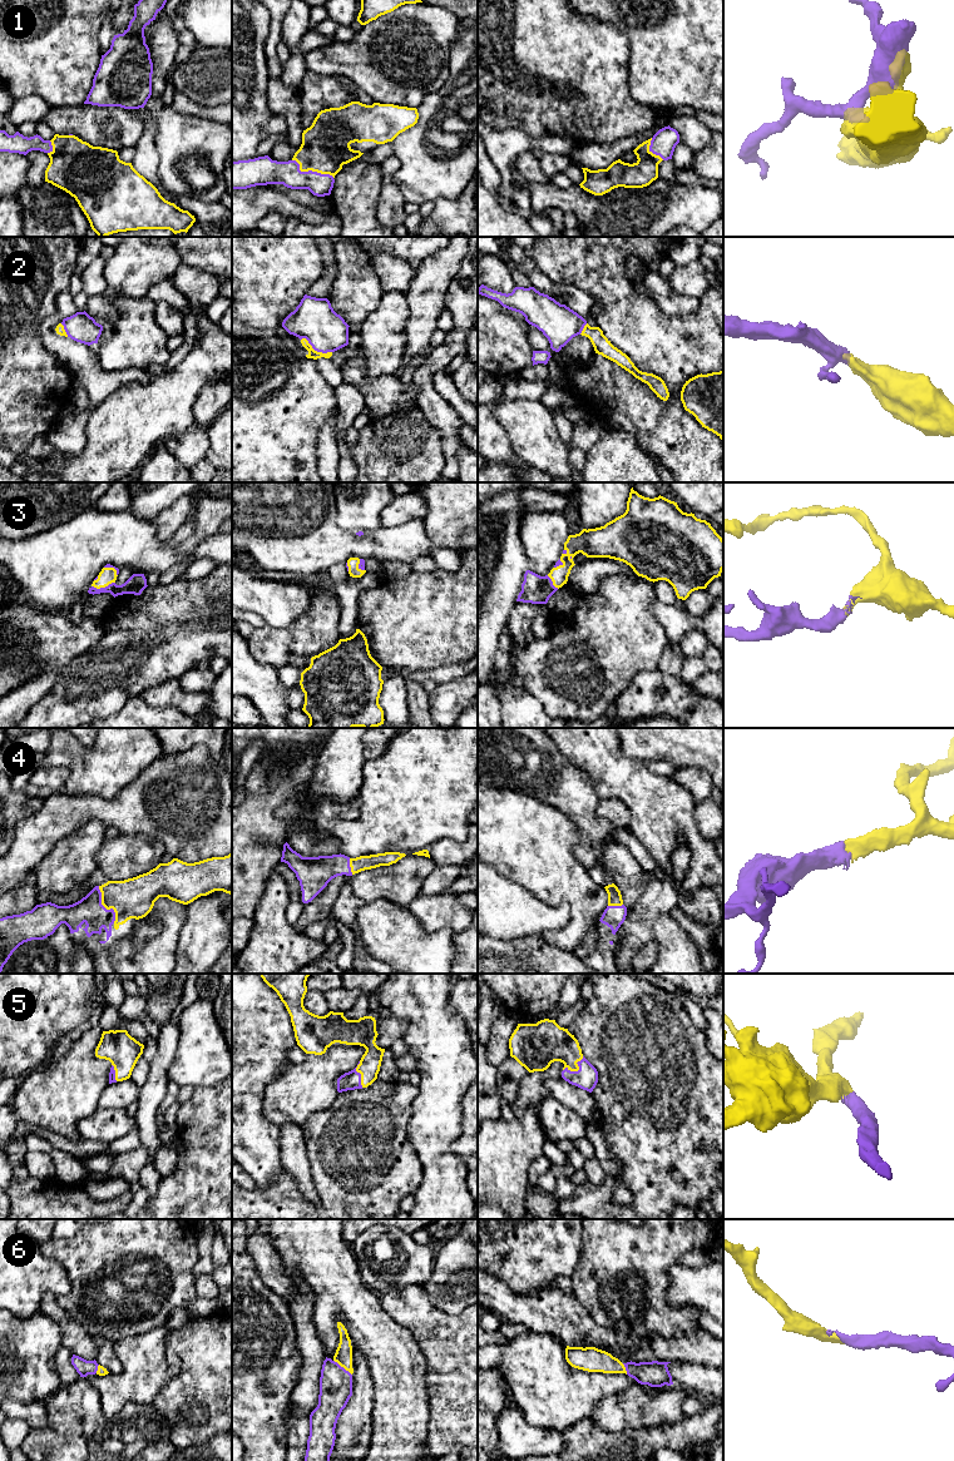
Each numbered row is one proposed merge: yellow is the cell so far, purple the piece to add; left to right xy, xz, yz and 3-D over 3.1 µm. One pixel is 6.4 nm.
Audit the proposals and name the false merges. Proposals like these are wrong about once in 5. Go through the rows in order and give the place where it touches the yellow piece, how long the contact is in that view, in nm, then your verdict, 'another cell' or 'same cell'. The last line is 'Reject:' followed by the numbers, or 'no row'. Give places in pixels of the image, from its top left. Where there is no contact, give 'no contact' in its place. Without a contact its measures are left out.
1: meets yellow in xz at (311, 169); contact 300 nm long; same cell
2: meets yellow in xz at (316, 351); contact 220 nm long; same cell
3: meets yellow in xy at (103, 587); contact 160 nm long; same cell
4: meets yellow in xy at (105, 907); contact 260 nm long; same cell
5: meets yellow in yz at (577, 1070); contact 160 nm long; same cell
6: meets yellow in xz at (342, 1366); contact 160 nm long; same cell
Reject: no row

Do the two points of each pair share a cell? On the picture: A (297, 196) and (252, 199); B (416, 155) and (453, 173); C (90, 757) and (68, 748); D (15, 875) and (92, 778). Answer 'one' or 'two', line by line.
A: two
B: one
C: one
D: two

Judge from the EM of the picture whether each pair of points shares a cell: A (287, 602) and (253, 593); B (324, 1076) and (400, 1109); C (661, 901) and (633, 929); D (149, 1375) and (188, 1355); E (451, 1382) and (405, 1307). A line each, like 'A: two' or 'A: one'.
A: one
B: two
C: one
D: two
E: one

